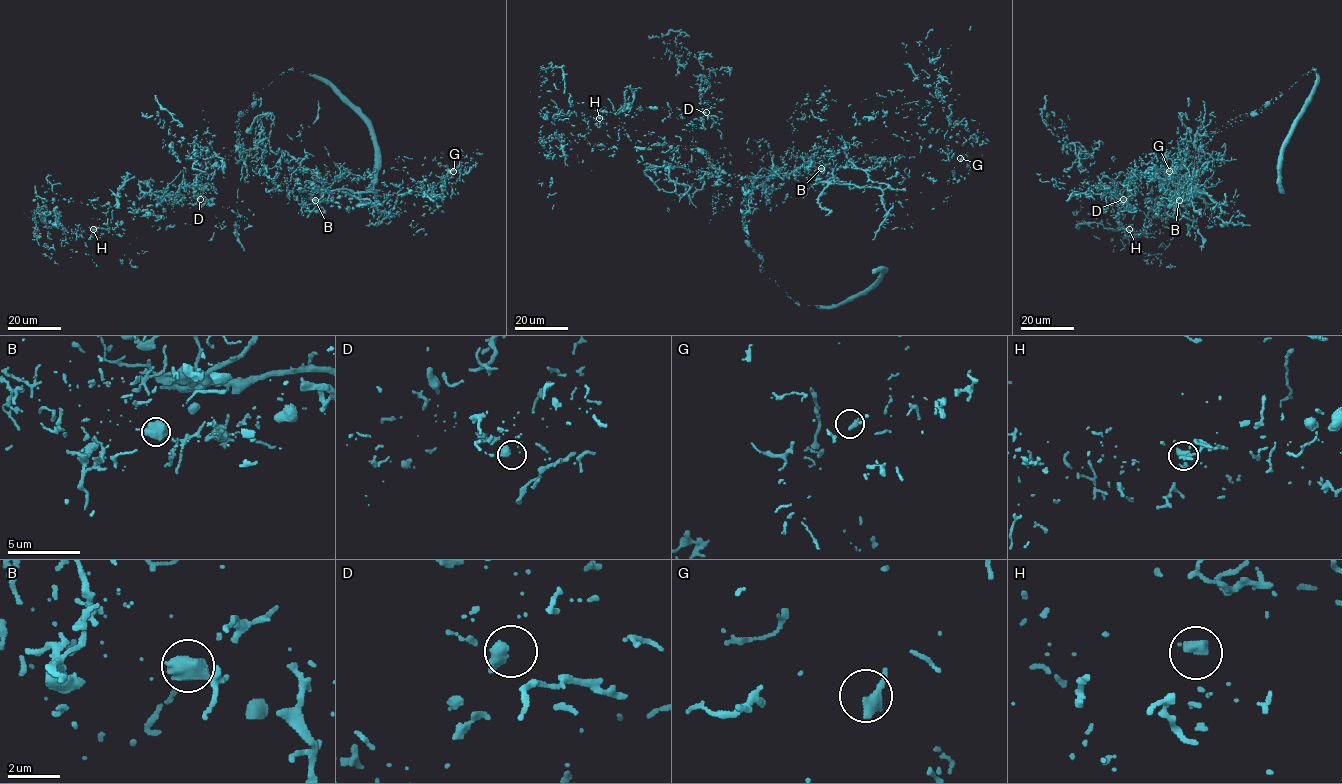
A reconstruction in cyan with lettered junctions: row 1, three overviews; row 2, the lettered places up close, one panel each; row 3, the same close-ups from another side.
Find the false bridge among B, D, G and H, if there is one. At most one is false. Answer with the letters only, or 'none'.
B

